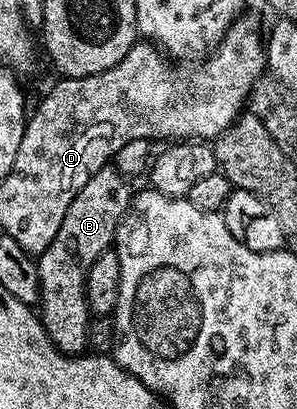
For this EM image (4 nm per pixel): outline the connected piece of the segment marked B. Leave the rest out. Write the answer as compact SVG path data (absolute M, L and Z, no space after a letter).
M114 166L101 168L73 197L57 237L37 256L39 265L39 302L37 314L43 321L45 333L53 345L66 355L82 355L88 350L87 338L93 318L87 298L85 281L89 277L89 268L103 251L114 244L115 230L119 228L127 208L131 206L133 187L130 187L128 176L116 171Z

